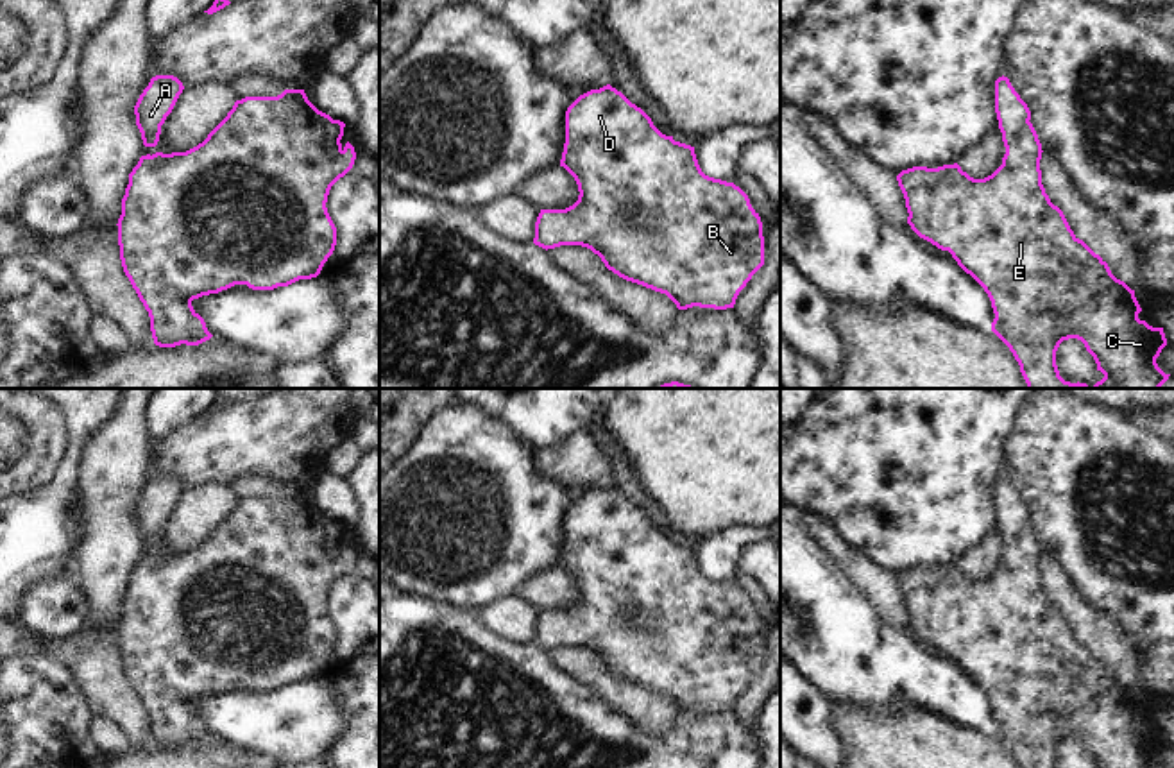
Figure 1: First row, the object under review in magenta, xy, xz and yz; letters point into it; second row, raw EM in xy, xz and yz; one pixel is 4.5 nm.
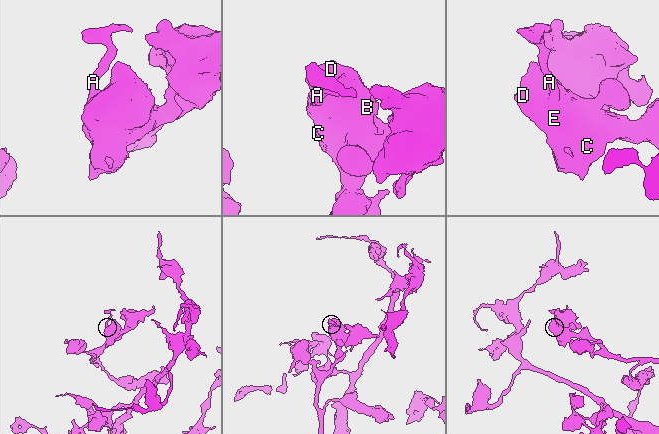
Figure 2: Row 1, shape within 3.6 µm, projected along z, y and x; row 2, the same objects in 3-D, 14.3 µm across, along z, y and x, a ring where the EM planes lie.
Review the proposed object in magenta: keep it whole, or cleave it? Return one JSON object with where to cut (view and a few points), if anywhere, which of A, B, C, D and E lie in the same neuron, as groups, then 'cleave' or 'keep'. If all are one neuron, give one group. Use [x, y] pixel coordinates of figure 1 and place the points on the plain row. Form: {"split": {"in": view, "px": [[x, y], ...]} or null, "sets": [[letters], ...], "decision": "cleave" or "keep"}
{"split": null, "sets": [["A", "B", "C", "D", "E"]], "decision": "keep"}

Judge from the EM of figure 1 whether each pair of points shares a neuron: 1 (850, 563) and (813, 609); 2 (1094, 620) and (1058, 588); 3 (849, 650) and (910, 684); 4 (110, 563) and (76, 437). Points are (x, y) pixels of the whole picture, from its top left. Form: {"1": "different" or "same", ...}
{"1": "different", "2": "same", "3": "same", "4": "different"}

